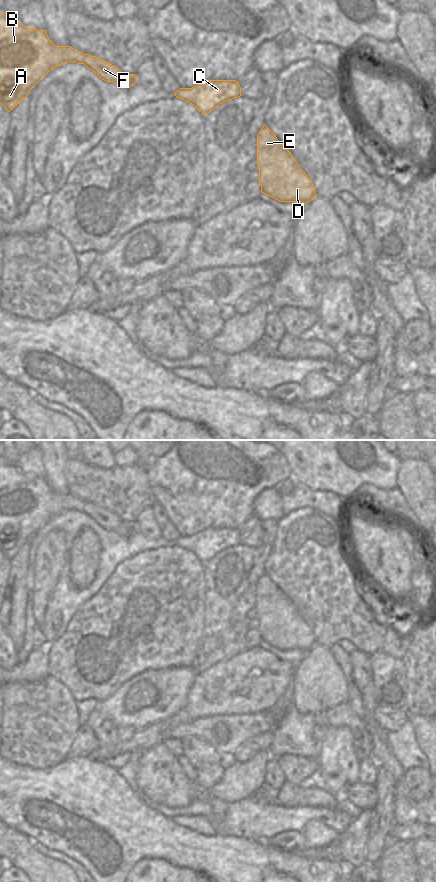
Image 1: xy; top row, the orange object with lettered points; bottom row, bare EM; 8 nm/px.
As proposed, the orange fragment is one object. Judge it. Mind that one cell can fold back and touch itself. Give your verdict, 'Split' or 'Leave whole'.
Split

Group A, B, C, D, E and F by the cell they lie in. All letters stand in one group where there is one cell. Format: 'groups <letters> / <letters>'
groups A B F / C D E

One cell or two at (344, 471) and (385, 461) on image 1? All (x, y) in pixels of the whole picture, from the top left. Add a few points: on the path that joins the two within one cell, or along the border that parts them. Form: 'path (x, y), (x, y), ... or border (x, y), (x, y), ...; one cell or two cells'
path (357, 473), (384, 471); one cell

